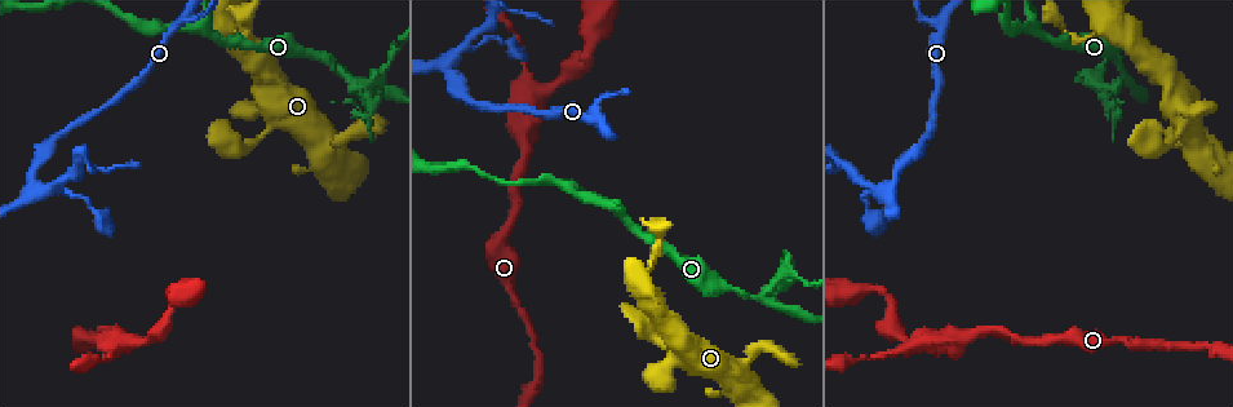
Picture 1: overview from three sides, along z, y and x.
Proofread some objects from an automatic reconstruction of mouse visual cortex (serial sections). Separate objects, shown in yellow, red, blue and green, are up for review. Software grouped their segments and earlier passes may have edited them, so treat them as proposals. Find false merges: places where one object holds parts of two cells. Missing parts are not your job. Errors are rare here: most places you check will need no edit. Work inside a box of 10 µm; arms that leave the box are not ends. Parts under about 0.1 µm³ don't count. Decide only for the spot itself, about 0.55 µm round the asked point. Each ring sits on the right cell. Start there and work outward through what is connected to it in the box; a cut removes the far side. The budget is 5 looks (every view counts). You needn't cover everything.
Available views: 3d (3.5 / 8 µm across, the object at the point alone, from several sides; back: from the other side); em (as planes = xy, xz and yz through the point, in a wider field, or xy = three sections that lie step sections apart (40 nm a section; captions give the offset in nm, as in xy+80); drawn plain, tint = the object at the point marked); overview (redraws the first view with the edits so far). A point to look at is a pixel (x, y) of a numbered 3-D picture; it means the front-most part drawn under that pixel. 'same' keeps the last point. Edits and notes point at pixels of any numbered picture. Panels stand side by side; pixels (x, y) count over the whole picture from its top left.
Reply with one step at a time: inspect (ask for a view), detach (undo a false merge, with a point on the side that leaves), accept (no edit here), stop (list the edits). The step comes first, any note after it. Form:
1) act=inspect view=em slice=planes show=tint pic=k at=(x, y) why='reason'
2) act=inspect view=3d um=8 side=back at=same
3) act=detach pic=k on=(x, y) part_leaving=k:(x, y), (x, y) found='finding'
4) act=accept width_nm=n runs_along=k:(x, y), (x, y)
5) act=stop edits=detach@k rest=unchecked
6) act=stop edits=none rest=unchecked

act=inspect view=3d um=3.5 pic=1 at=(876, 185) why='sharp bend'

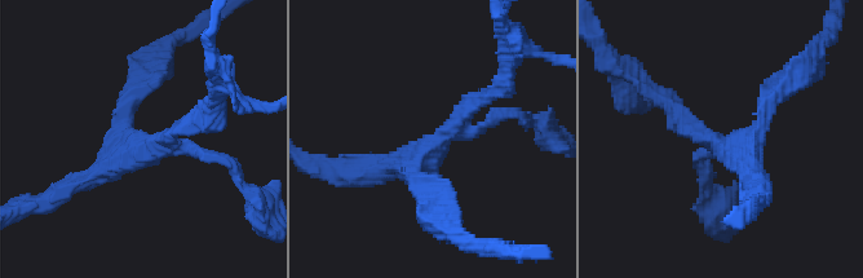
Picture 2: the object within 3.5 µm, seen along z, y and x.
act=inspect view=em slice=xy step=2 show=tint pic=2 at=(161, 143) why='shape alone is not enough'

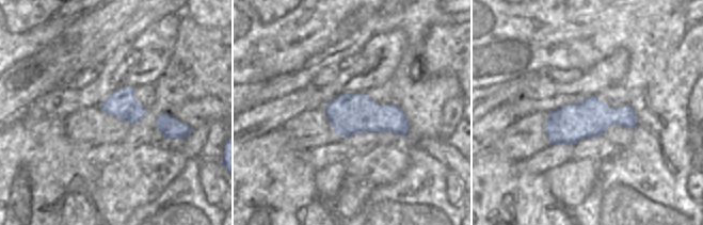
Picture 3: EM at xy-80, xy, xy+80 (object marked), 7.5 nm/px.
act=accept runs_along=2:(416, 182), (420, 159), (500, 83) found='one cell here'

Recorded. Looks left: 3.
act=inspect view=3d um=3.5 pic=1 at=(1122, 78) why='sudden change in width'

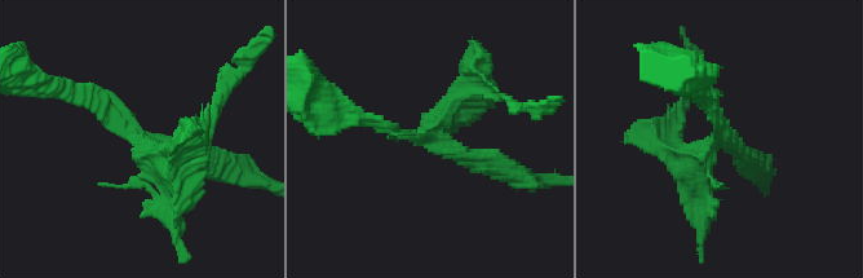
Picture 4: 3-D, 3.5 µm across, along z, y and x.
act=inspect view=em slice=xy step=3 show=tint pic=4 at=(720, 133) why='now the EM'

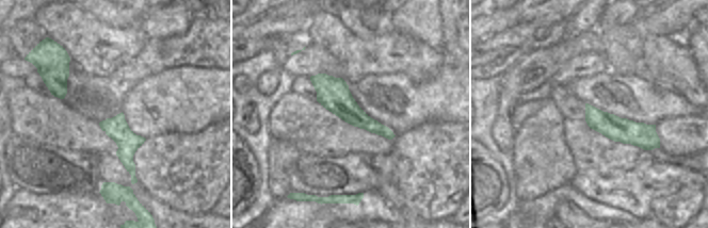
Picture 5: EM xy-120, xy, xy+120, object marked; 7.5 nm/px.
act=detach pic=4 on=(166, 163) part_leaving=4:(430, 127), (473, 84), (509, 101) found='two cells meet here'

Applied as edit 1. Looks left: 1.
act=stop edits=detach@4 rest=unchecked

